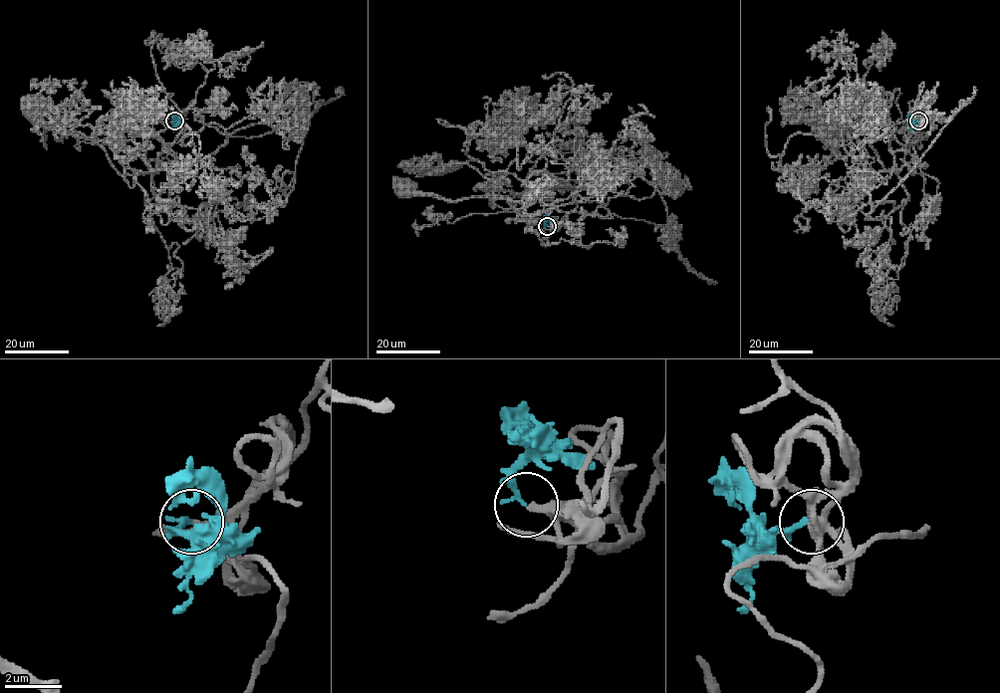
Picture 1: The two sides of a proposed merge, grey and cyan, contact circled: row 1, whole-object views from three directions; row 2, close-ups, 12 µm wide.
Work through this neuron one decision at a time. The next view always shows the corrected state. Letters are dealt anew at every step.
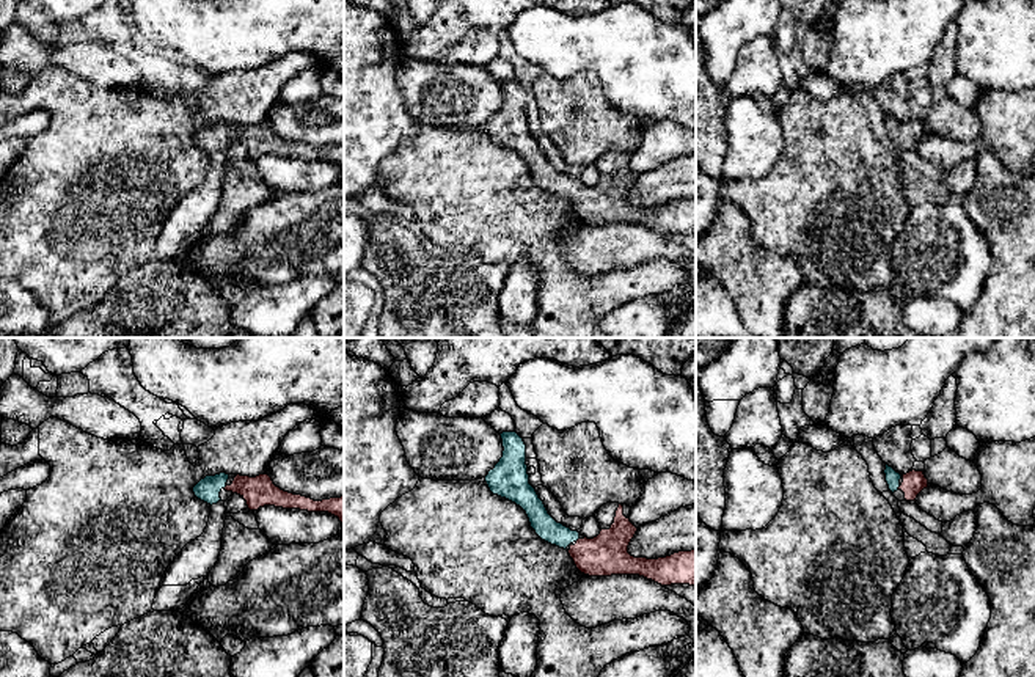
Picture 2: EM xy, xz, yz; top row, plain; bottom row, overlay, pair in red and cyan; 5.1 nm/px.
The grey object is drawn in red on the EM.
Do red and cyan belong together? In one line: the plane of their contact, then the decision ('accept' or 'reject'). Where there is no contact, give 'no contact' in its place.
contact in yz; accept

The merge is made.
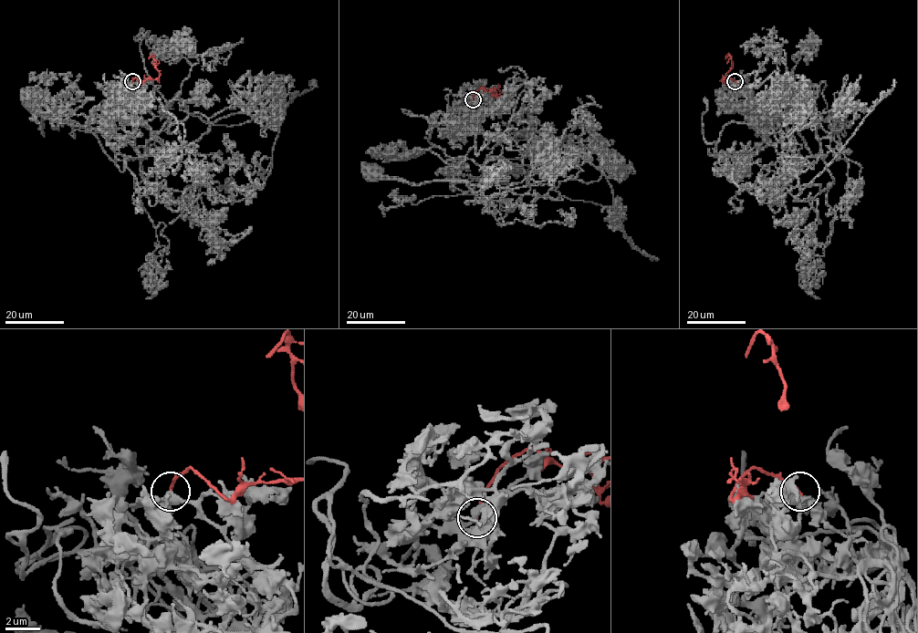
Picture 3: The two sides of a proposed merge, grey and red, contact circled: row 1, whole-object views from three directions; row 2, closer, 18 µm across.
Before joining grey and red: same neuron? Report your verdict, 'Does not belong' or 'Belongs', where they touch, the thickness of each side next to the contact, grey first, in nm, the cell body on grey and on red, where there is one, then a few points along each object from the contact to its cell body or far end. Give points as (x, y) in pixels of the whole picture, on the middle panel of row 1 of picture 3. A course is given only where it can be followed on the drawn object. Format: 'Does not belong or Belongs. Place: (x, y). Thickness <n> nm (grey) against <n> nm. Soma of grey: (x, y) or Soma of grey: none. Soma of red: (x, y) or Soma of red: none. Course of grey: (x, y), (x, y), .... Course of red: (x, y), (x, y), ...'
Does not belong. Place: (473, 99). Thickness 400 nm (grey) against 170 nm. Soma of grey: (371, 171). Soma of red: none. Course of grey: (473, 99), (485, 96), (477, 120), (483, 133), (502, 146), (479, 183), (410, 183), (372, 173). Course of red: (473, 99), (475, 91), (483, 88), (486, 90), (497, 88), (500, 92), (494, 96), (489, 90)

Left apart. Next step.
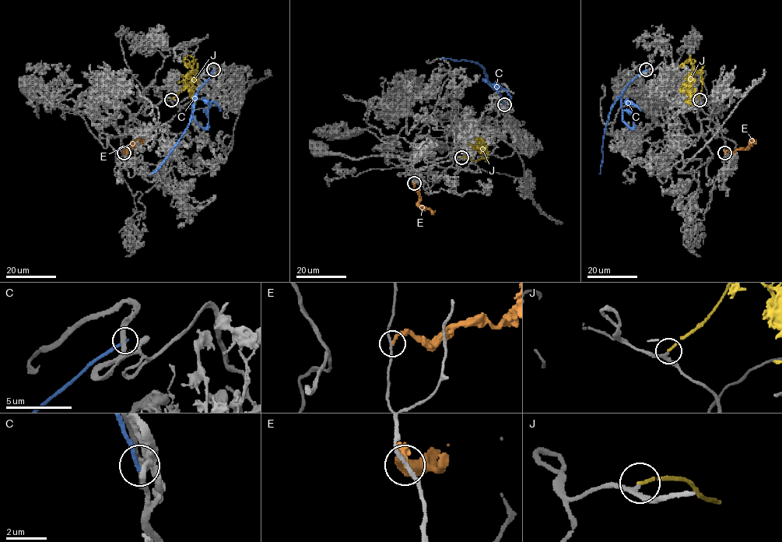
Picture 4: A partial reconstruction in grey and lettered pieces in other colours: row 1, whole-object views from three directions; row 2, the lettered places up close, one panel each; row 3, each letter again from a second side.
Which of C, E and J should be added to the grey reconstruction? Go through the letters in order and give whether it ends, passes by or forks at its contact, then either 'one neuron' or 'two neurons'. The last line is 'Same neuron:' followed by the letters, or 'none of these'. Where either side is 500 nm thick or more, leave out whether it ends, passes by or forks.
C: it ends; two neurons
E: it ends; two neurons
J: it ends; one neuron
Same neuron: J

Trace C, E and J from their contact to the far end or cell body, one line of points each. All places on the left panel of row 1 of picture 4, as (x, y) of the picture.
C: (213, 69), (199, 89), (187, 130), (164, 161), (151, 174)
E: (124, 153), (135, 141), (140, 139), (142, 143)
J: (170, 100), (195, 69), (196, 72), (191, 72), (188, 78), (193, 81), (194, 100), (191, 101)

